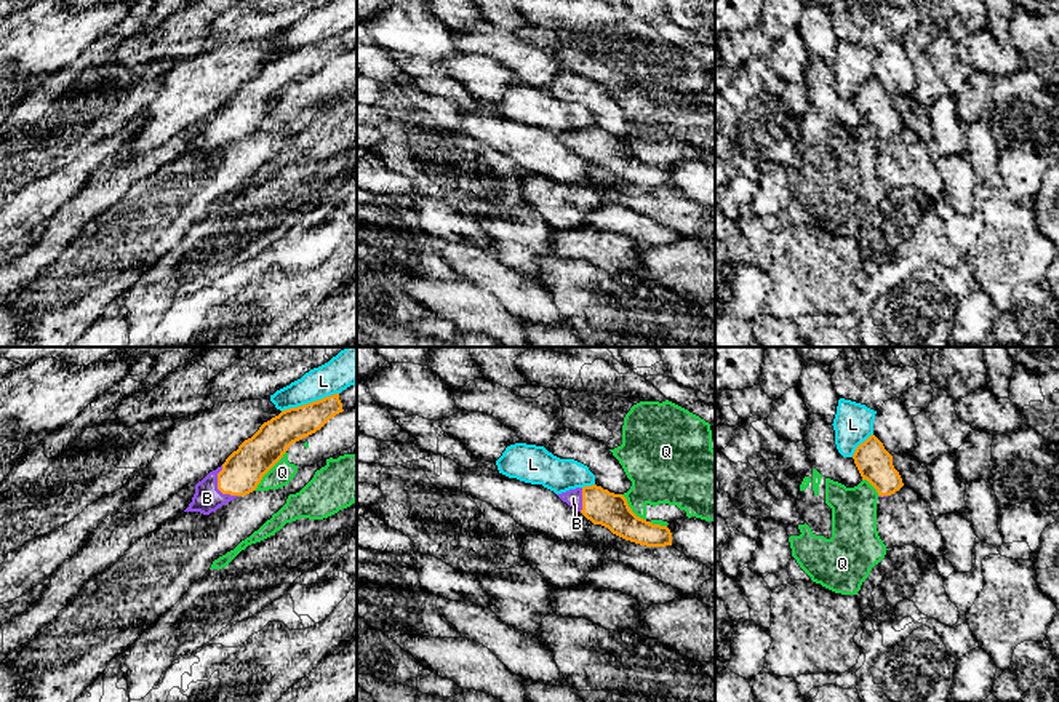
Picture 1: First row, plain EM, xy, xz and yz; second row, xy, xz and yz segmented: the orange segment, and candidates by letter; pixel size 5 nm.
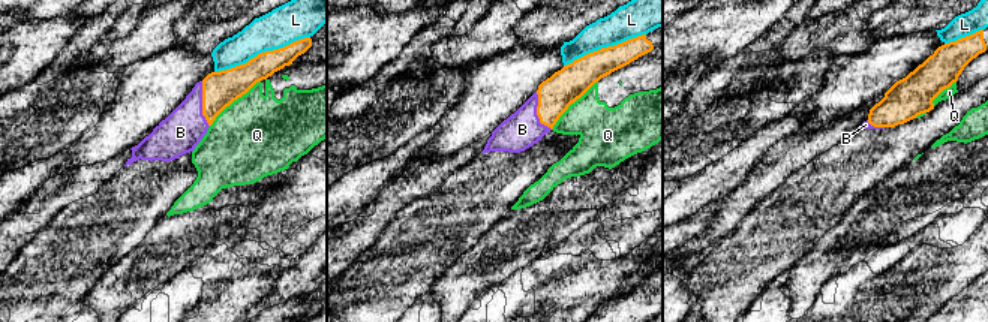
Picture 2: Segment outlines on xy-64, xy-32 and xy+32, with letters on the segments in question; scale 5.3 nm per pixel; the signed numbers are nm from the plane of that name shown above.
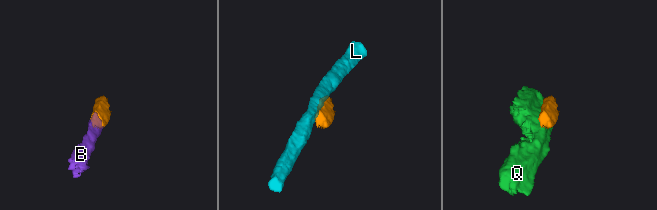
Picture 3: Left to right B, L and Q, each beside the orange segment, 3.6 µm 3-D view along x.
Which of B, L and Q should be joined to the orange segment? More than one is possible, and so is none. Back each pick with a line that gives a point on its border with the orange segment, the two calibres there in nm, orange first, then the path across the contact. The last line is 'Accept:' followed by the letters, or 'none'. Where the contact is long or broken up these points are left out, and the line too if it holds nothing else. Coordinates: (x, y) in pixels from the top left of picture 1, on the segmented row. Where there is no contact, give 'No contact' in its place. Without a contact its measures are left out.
B: Touches orange at xy (218, 486). Thickness 200 nm (orange) against 140 nm. Path across: xy (242, 472), (218, 486), (207, 498)
Accept: B

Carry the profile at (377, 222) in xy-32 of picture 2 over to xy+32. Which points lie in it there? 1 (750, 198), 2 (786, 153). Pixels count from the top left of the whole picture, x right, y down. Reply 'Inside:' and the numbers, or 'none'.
Inside: 1, 2

